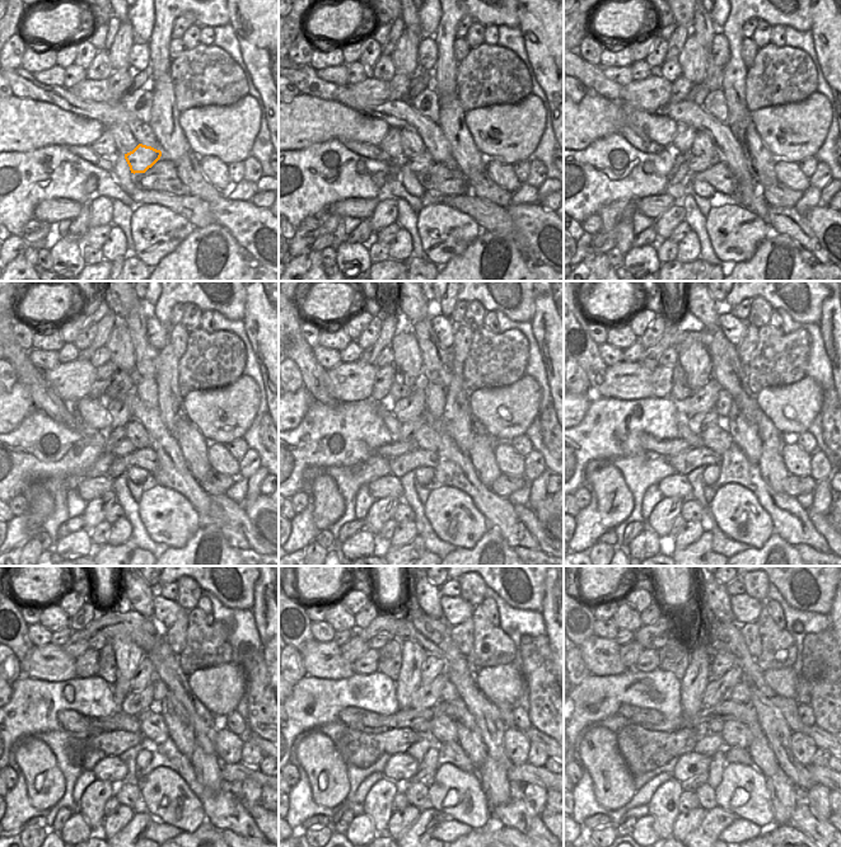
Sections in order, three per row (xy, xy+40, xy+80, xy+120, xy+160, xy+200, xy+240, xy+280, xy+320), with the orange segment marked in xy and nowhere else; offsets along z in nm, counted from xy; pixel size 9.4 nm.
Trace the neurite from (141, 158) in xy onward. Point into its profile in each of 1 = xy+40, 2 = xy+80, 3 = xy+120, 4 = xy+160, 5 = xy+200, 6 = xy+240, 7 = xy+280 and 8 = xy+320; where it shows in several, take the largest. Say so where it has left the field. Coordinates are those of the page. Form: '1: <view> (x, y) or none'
1: xy+40 (423, 162)
2: xy+80 (696, 164)
3: xy+120 (125, 448)
4: xy+160 (396, 448)
5: xy+200 (662, 447)
6: xy+240 (70, 720)
7: xy+280 (354, 717)
8: xy+320 (638, 715)

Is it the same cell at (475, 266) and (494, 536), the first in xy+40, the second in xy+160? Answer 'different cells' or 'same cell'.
same cell

